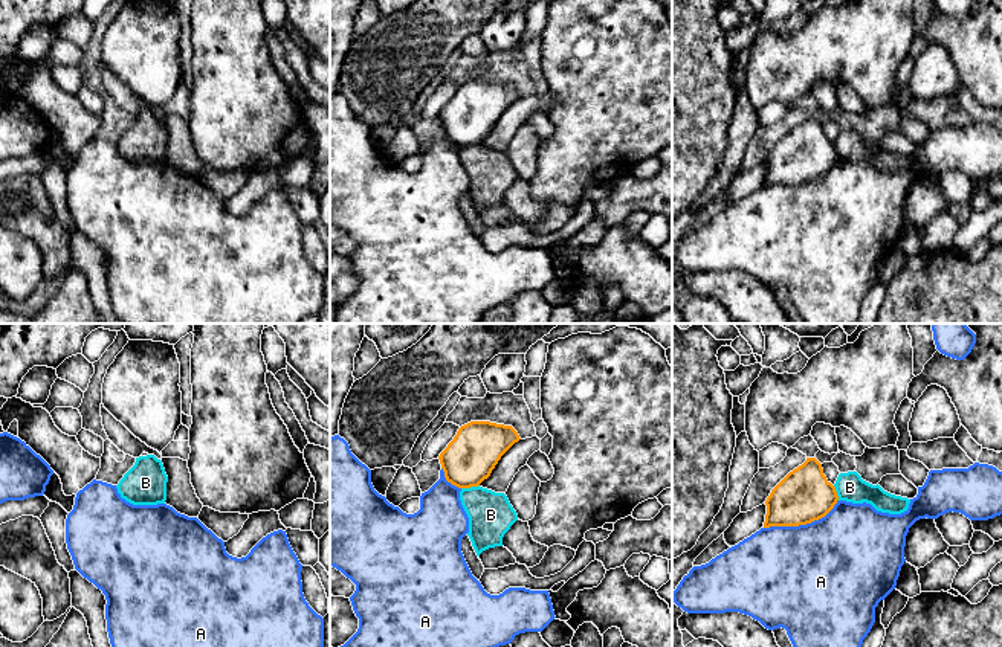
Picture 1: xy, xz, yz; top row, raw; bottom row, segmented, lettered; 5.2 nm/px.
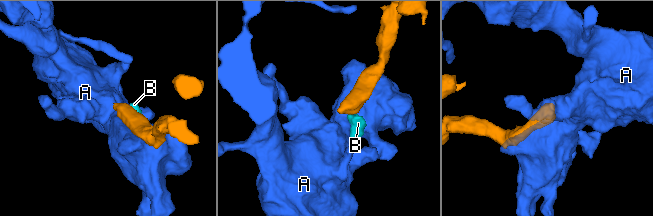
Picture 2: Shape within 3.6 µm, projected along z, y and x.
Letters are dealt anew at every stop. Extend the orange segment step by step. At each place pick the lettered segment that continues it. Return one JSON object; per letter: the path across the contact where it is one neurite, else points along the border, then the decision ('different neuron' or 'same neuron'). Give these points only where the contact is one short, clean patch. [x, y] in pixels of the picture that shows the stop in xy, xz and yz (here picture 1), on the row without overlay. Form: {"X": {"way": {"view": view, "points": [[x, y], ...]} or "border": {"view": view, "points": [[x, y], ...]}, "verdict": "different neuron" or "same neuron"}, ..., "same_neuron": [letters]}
{"A": {"verdict": "different neuron"}, "B": {"border": {"view": "xz", "points": [[478, 142], [462, 147]]}, "verdict": "different neuron"}, "same_neuron": []}

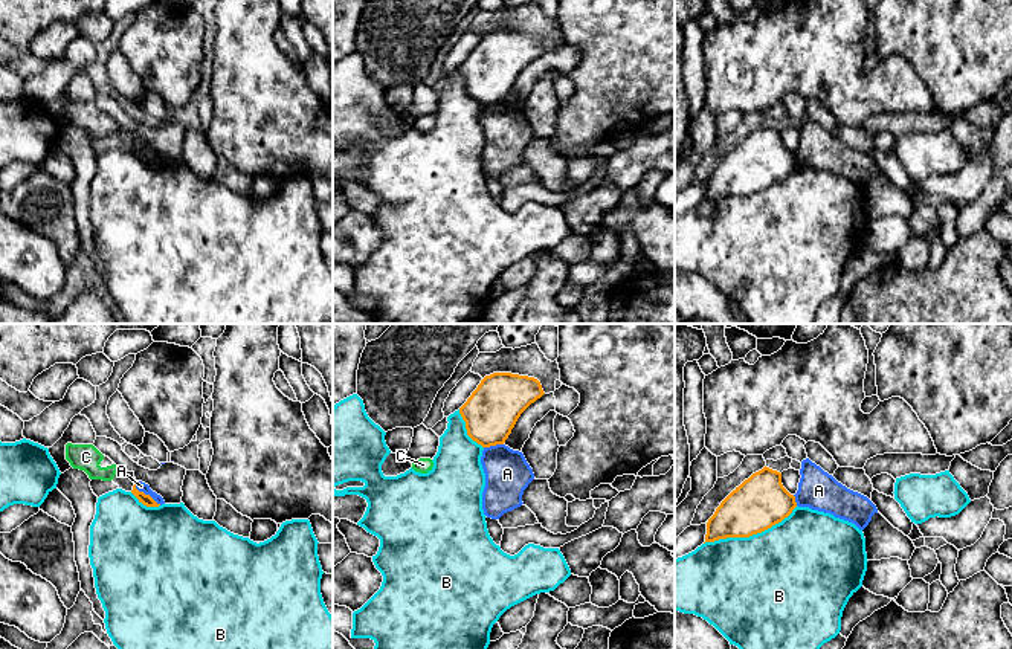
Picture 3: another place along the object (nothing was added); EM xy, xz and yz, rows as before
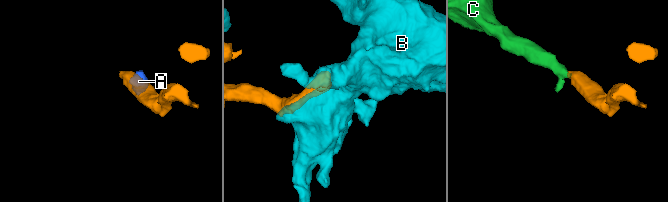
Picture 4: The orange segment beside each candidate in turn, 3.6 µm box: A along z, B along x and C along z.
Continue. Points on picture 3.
{"A": {"border": {"view": "xy", "points": [[135, 142], [161, 162]]}, "verdict": "different neuron"}, "B": {"verdict": "different neuron"}, "C": {"way": {"view": "xy", "points": [[118, 127], [118, 129], [99, 129], [86, 115]]}, "verdict": "same neuron"}, "same_neuron": ["C"]}

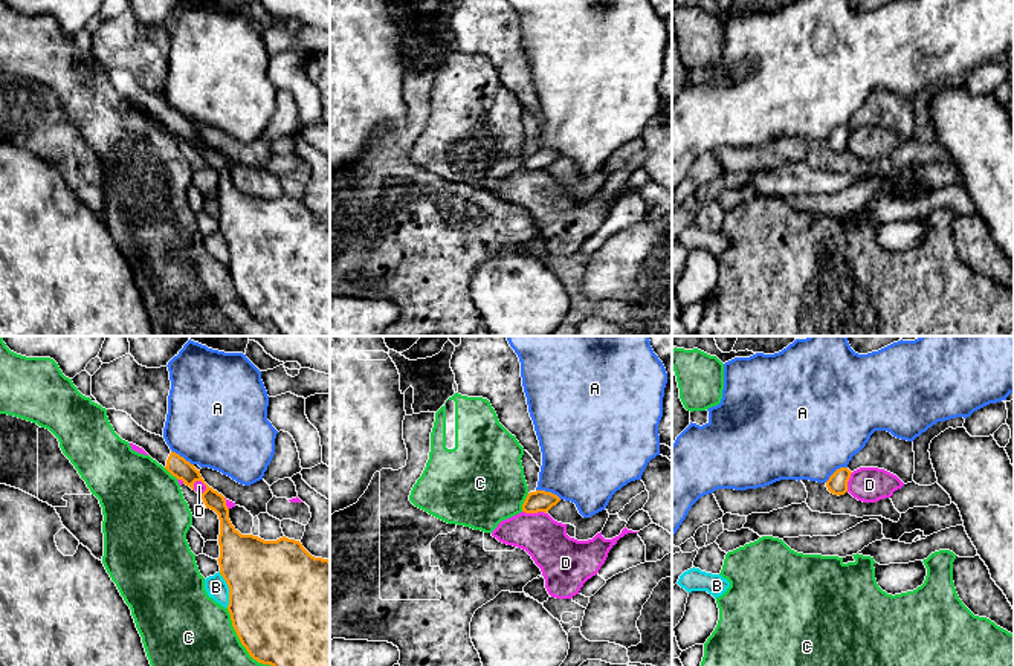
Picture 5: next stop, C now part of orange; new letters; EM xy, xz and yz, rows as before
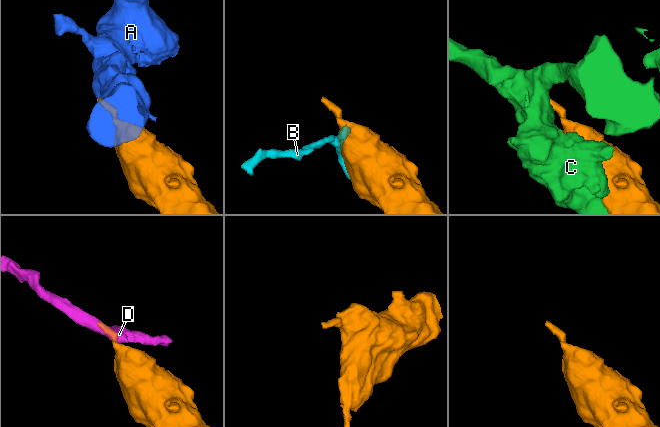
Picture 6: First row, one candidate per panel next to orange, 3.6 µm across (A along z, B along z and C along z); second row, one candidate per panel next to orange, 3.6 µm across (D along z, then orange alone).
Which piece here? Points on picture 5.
{"A": {"verdict": "different neuron"}, "B": {"verdict": "different neuron"}, "C": {"verdict": "different neuron"}, "D": {"border": {"view": "xz", "points": [[523, 168], [545, 171]]}, "verdict": "different neuron"}, "same_neuron": []}

